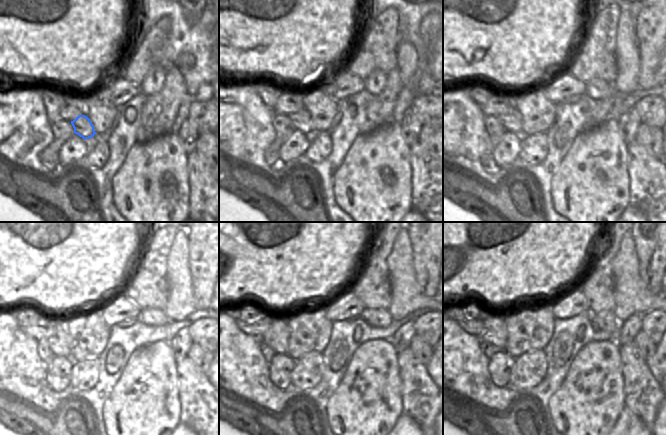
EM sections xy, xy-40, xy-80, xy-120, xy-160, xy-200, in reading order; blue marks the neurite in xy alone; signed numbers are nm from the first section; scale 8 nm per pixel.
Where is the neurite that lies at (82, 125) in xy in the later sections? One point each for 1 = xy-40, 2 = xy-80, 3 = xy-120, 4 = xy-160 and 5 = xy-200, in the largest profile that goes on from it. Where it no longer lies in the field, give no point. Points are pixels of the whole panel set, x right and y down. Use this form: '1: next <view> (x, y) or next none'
1: next xy-40 (302, 121)
2: next xy-80 (512, 121)
3: next xy-120 (59, 342)
4: next xy-160 (278, 335)
5: next xy-200 (494, 331)

